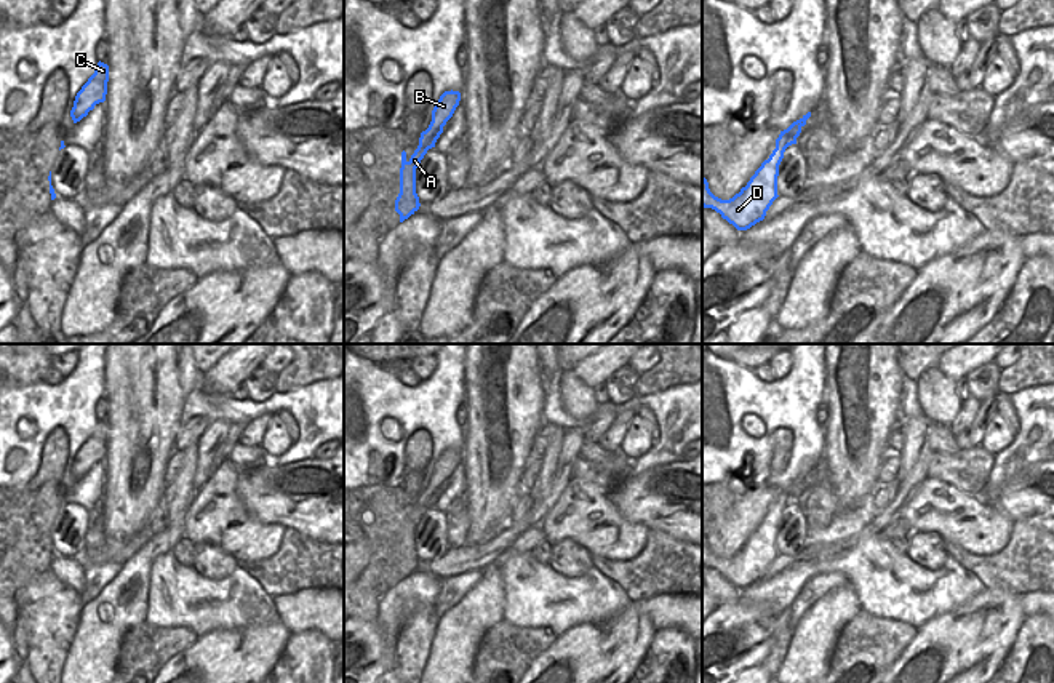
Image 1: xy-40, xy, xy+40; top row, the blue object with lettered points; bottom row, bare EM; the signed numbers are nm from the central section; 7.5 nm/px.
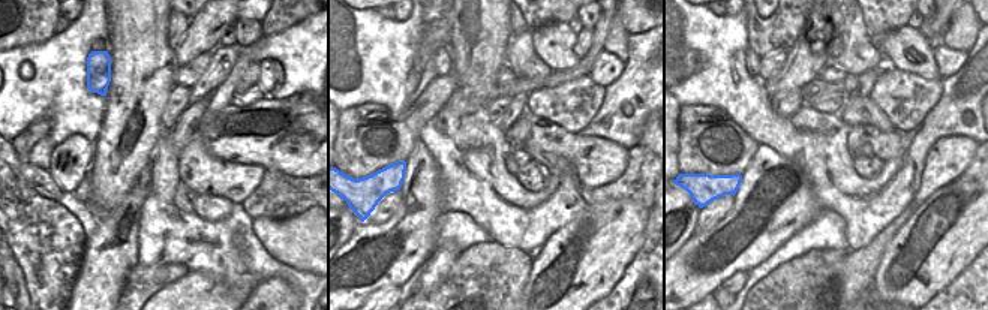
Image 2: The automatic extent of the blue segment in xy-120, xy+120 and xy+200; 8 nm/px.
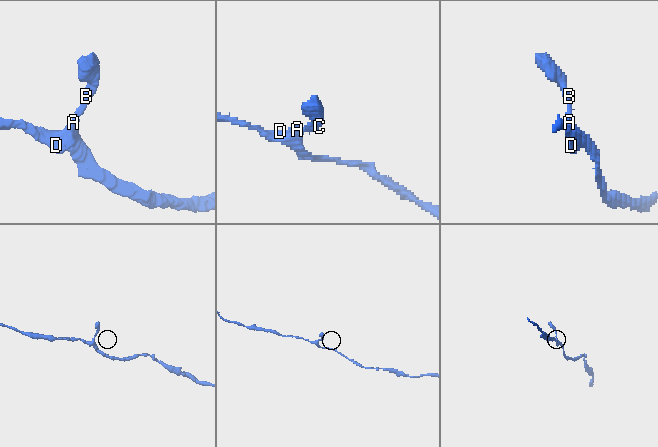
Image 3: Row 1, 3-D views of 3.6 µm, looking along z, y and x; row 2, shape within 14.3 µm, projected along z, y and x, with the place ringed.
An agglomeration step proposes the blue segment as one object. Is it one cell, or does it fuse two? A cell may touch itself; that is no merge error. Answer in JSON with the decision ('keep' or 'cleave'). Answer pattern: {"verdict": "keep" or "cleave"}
{"verdict": "keep"}

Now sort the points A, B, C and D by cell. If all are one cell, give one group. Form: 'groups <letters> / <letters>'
groups A B C D

